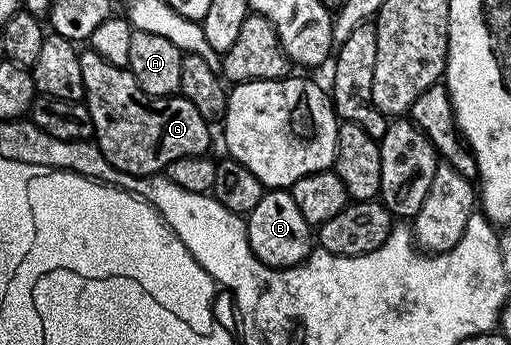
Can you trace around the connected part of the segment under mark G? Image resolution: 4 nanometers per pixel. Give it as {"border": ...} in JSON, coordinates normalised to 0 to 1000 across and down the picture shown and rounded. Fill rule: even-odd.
{"border":[[[170,136],[157,151],[159,229],[166,229],[162,293],[182,333],[184,417],[221,481],[262,501],[317,501],[356,455],[395,455],[413,420],[415,365],[356,275],[294,281],[268,252],[256,203],[213,183]]]}

